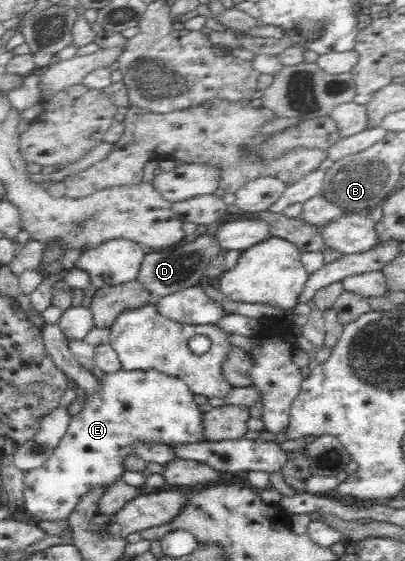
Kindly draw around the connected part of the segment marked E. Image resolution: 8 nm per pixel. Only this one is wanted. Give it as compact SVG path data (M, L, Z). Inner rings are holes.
M154 369L150 371L142 370L118 370L112 374L105 374L102 380L98 379L98 391L92 391L92 393L86 393L86 405L82 409L82 413L74 415L70 419L70 424L67 426L66 434L63 435L63 439L59 442L58 447L54 449L54 452L50 457L44 462L44 465L38 466L36 469L31 469L25 472L23 477L23 502L24 502L24 512L26 516L34 518L36 521L67 521L70 517L70 513L73 513L74 509L78 504L81 503L81 499L88 495L94 489L100 487L102 489L108 488L118 480L121 480L122 473L126 471L124 468L124 459L135 453L135 448L138 444L160 444L168 445L186 445L186 444L197 444L198 442L205 441L206 429L205 422L202 422L204 414L198 409L198 405L194 401L194 395L190 392L190 389L176 377L168 376L164 373L159 373Z

